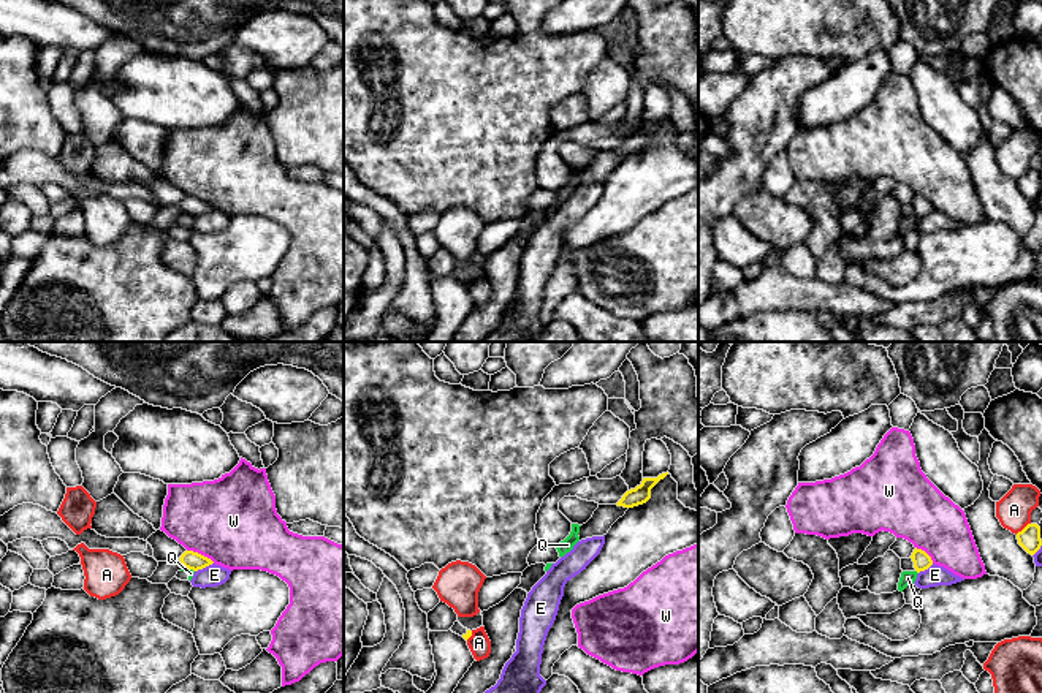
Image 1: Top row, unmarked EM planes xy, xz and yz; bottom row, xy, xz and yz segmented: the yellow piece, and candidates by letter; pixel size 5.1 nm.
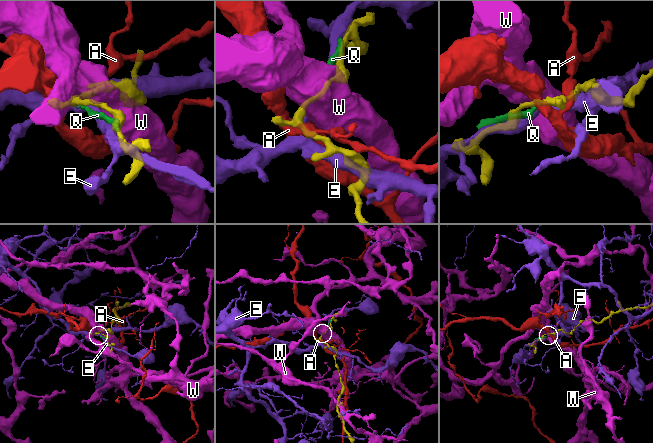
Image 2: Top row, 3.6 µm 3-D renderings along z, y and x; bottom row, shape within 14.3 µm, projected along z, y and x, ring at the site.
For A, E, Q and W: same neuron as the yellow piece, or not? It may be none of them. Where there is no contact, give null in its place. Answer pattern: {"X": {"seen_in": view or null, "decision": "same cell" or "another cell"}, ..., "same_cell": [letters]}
{"A": {"seen_in": "yz", "decision": "another cell"}, "E": {"seen_in": "xy", "decision": "another cell"}, "Q": {"seen_in": "xy", "decision": "another cell"}, "W": {"seen_in": "xy", "decision": "another cell"}, "same_cell": []}

